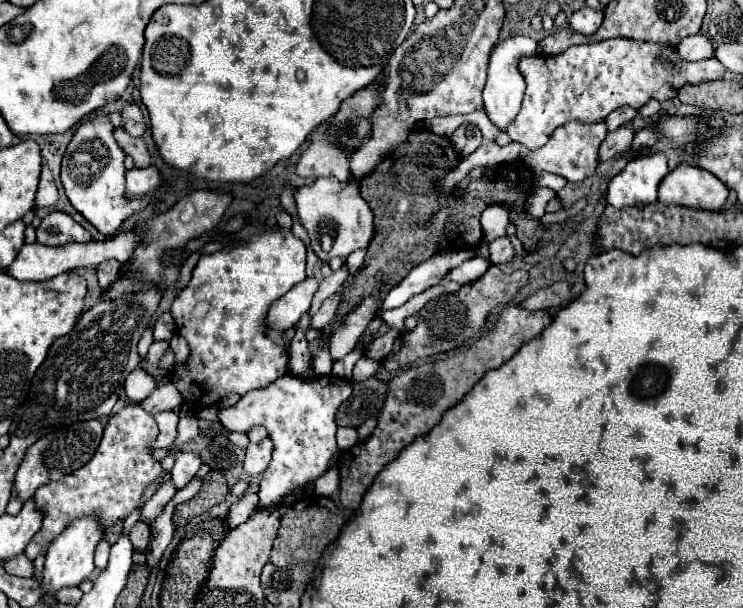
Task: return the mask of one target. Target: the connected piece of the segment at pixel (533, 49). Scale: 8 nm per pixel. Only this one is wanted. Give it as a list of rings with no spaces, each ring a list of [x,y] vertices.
[[[514,34],[502,42],[498,42],[492,48],[490,54],[490,62],[488,62],[488,82],[484,86],[484,102],[486,102],[486,110],[488,110],[488,118],[500,128],[506,130],[506,126],[516,118],[518,110],[520,110],[520,102],[526,90],[526,82],[522,72],[518,70],[520,58],[522,56],[536,56],[538,54],[538,44],[536,40],[528,38],[528,36],[520,36]]]

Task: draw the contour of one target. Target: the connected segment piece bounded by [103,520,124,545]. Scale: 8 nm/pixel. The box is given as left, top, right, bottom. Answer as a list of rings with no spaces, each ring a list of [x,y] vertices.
[[[120,520],[104,531],[103,538],[107,542],[110,542],[111,545],[116,543],[118,538],[121,536],[123,530],[123,523],[124,521]]]

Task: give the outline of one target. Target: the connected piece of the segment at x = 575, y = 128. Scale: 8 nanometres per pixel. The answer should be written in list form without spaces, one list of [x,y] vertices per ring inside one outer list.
[[[600,120],[600,122],[592,122],[592,124],[586,124],[586,122],[566,122],[562,124],[560,128],[556,128],[556,132],[550,136],[550,140],[534,150],[534,152],[528,152],[526,156],[526,162],[532,166],[534,172],[554,172],[554,174],[560,174],[564,178],[568,178],[570,182],[580,182],[580,180],[586,180],[590,178],[596,168],[598,168],[598,152],[600,152],[600,146],[602,142],[606,140],[606,122]]]

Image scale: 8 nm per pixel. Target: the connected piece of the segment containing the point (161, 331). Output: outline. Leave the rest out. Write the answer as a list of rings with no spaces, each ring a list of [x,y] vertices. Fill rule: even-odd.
[[[164,312],[156,318],[154,324],[154,340],[170,340],[176,334],[176,326],[170,312]]]

